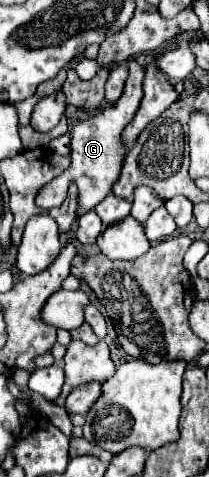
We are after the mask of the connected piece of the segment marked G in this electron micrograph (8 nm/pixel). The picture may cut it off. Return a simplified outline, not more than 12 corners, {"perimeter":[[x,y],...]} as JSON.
{"perimeter":[[130,61],[122,97],[72,125],[68,171],[76,217],[120,177],[122,131],[140,107],[144,67]]}

